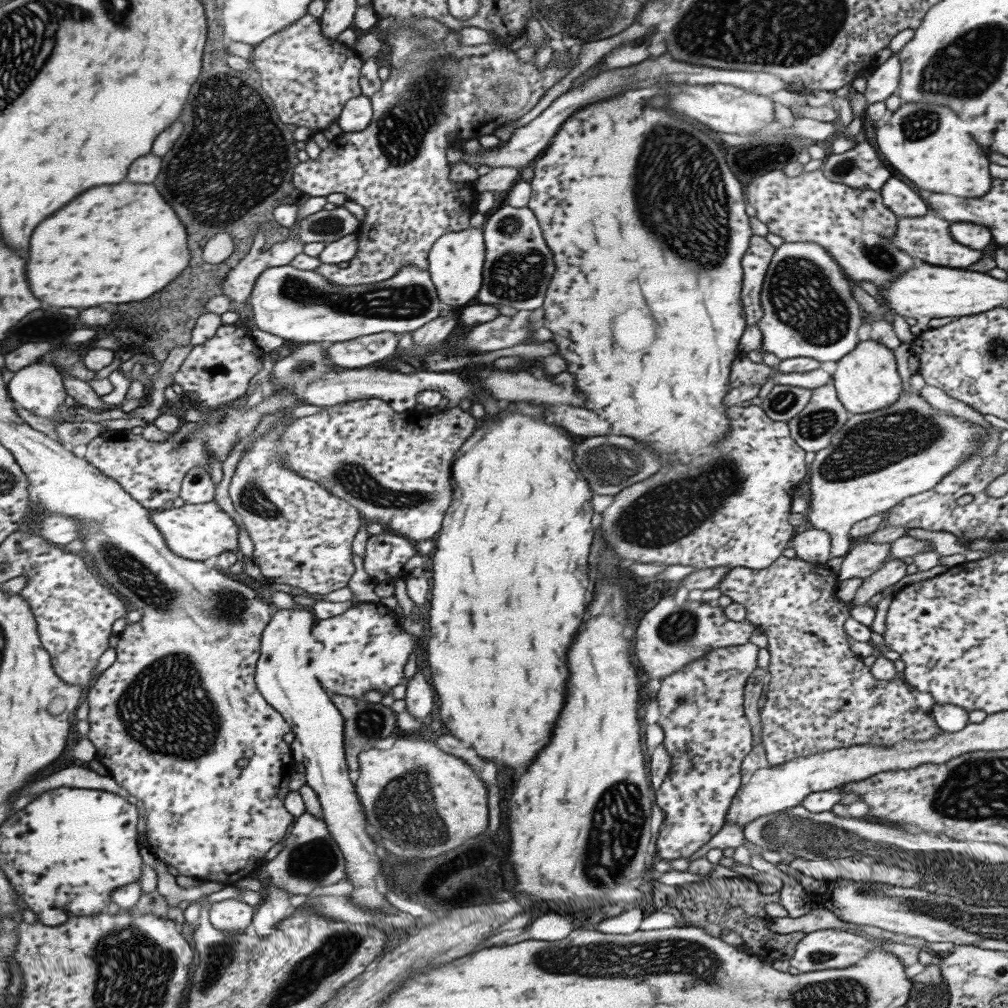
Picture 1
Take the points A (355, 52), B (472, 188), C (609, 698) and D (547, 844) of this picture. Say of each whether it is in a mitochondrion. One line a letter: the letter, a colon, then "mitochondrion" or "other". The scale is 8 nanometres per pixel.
A: other
B: other
C: other
D: other

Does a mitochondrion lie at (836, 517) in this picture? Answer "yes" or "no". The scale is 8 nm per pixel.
no

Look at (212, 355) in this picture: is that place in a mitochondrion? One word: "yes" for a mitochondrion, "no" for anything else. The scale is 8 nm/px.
no

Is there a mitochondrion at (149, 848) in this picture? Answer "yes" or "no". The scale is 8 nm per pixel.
no

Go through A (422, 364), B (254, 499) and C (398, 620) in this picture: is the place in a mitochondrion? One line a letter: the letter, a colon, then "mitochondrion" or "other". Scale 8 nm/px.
A: other
B: mitochondrion
C: other

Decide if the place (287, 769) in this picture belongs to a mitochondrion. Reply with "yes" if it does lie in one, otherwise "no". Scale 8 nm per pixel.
no

